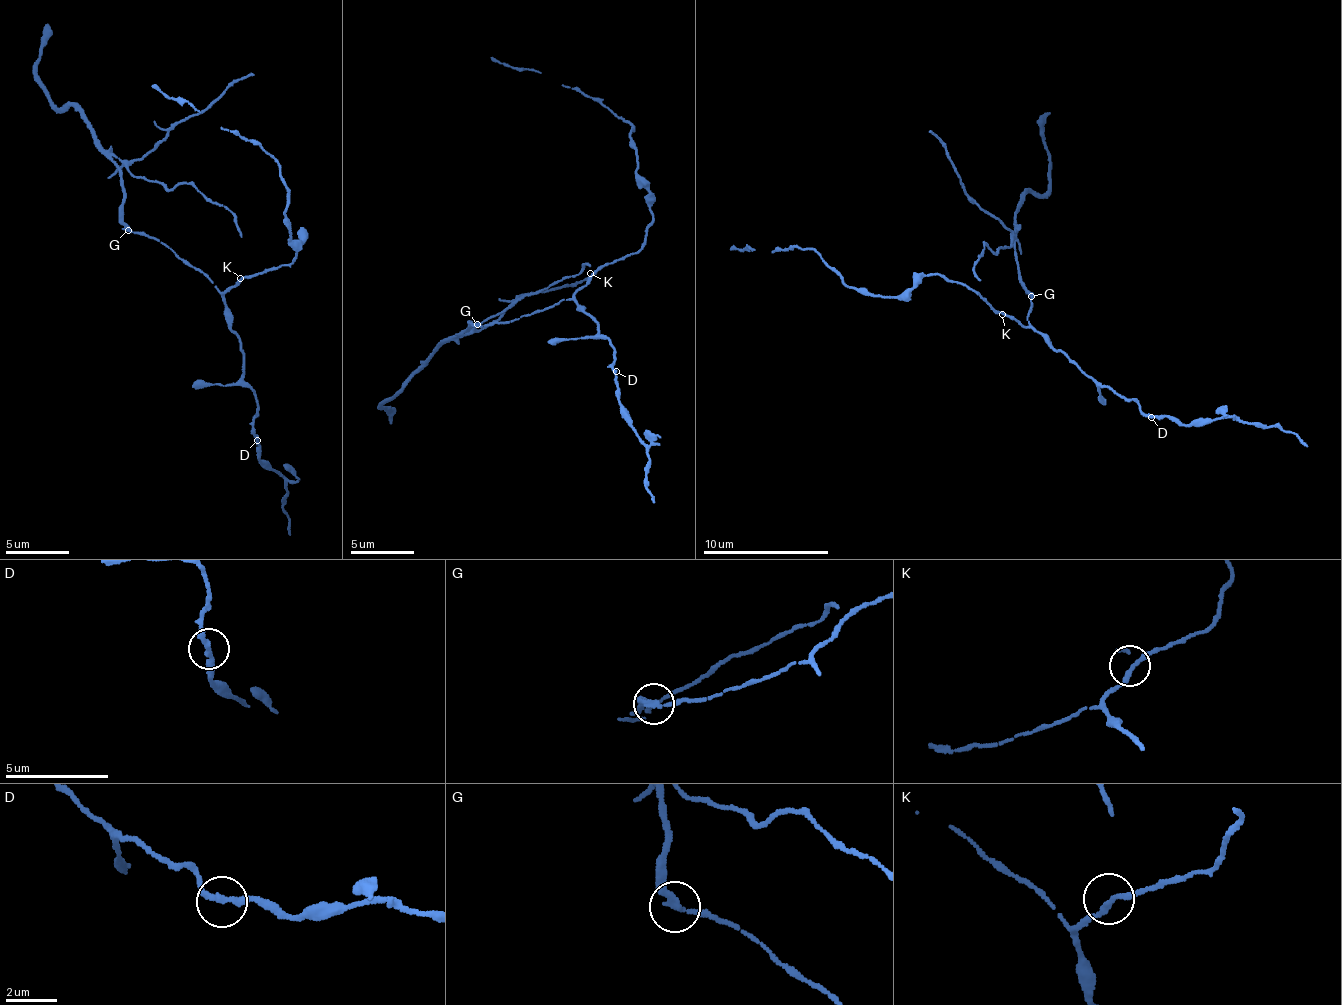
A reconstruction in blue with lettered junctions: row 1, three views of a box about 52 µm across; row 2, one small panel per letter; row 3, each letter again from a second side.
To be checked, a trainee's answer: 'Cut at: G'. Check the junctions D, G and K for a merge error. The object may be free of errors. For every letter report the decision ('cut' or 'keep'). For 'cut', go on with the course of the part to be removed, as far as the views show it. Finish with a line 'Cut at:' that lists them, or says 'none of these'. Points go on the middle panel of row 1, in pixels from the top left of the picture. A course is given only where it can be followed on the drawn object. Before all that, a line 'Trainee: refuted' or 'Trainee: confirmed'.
Trainee: confirmed
D: keep
G: cut; course (478, 324), (471, 321), (466, 331), (447, 338), (401, 390), (381, 405), (392, 423)
K: keep
Cut at: G

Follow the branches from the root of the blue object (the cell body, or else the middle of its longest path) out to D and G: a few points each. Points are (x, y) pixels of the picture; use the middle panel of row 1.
D: (593, 276), (575, 295), (575, 301), (595, 319), (599, 334), (608, 339), (615, 351), (612, 365), (616, 371)
G: (593, 276), (571, 299), (558, 300), (542, 310), (510, 320), (478, 324)

